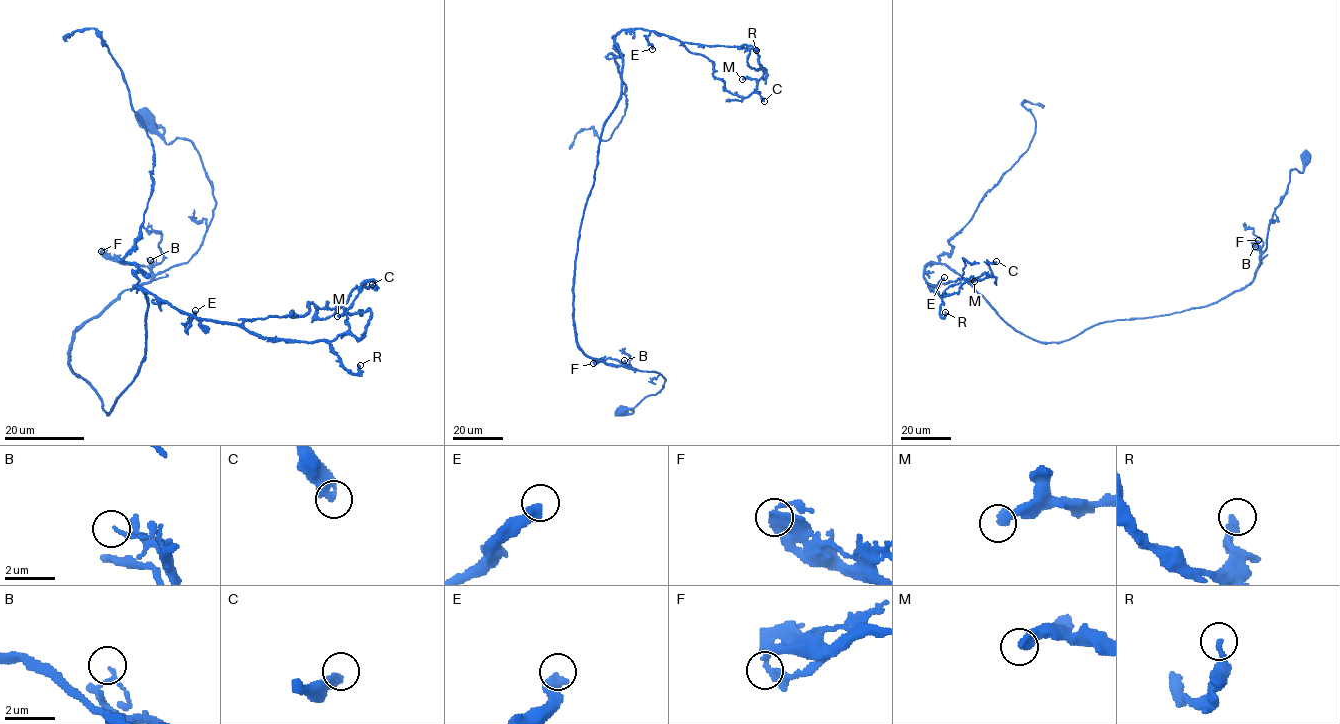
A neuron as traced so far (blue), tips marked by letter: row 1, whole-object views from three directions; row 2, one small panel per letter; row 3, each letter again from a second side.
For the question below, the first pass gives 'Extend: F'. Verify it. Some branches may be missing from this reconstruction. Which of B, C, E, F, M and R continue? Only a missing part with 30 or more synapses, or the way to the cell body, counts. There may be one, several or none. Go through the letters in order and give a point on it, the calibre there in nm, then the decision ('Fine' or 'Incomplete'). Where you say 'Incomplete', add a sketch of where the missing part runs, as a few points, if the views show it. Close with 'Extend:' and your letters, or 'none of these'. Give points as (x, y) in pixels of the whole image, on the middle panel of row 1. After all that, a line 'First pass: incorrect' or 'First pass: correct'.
B: Place: (624, 360). Thickness 110 nm. Fine
C: Place: (764, 101). Thickness 440 nm. Fine
E: Place: (652, 49). Thickness 480 nm. Fine
F: Place: (593, 363). Thickness 220 nm. Fine
M: Place: (742, 79). Thickness 420 nm. Fine
R: Place: (756, 50). Thickness 280 nm. Fine
Extend: none of these
First pass: incorrect

